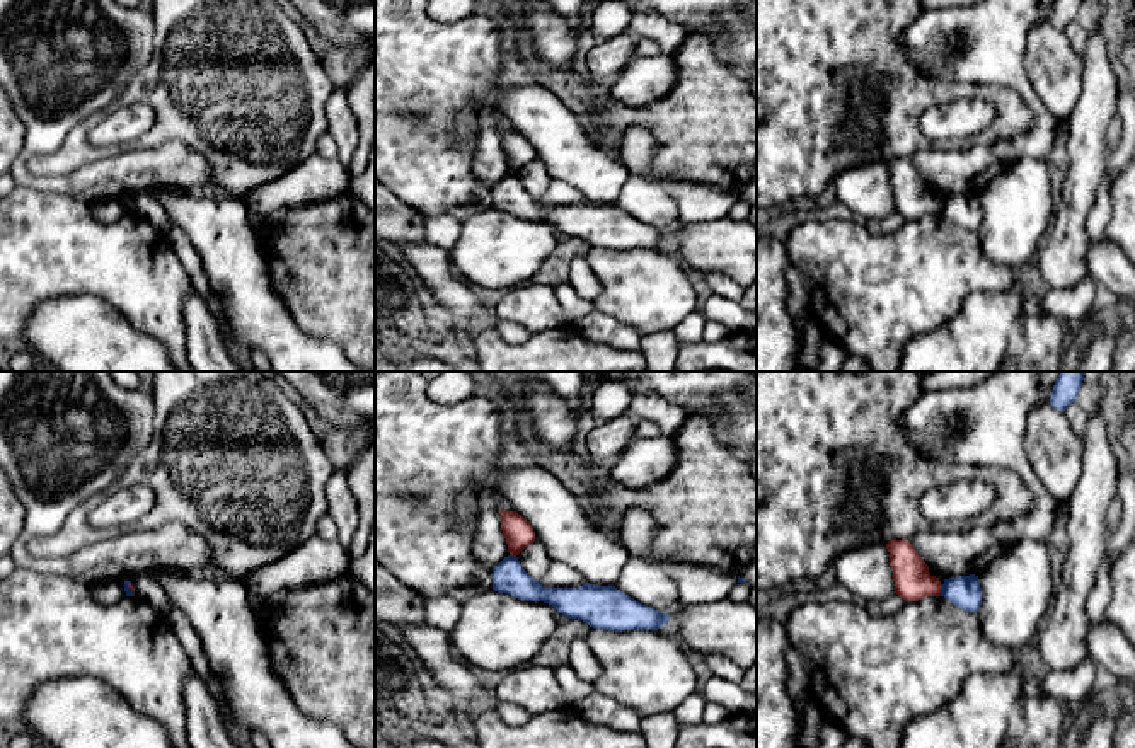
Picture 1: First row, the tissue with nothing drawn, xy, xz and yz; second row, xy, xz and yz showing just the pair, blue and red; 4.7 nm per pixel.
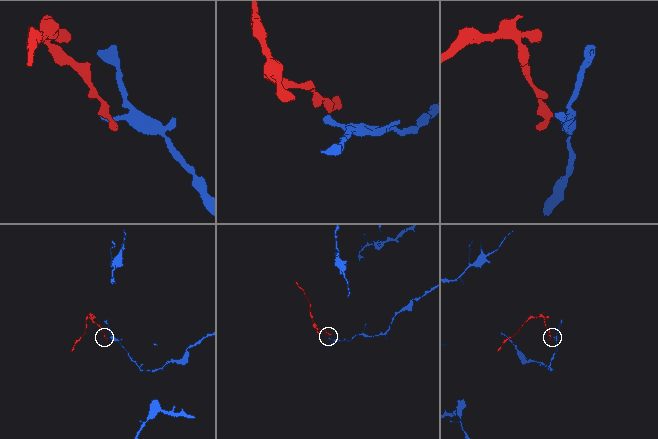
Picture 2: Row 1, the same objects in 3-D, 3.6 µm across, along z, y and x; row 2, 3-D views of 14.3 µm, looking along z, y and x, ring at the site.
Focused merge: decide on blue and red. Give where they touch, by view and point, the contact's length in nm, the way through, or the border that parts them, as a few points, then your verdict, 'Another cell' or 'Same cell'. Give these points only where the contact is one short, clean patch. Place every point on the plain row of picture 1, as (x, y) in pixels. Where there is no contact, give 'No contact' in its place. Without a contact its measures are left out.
Touches blue at yz (941, 210). Shared border 50 nm. Boundary: yz (943, 205), (939, 213). Another cell

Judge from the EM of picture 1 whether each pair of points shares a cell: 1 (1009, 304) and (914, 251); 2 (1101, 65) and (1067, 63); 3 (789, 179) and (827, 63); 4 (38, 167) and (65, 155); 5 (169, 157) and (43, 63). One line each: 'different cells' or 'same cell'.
1: different cells
2: different cells
3: same cell
4: same cell
5: same cell

